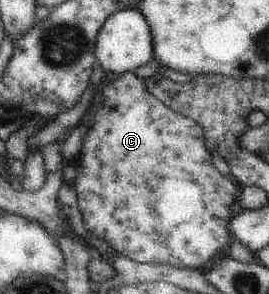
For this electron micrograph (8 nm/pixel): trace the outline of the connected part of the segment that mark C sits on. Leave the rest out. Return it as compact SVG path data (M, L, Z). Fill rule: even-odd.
M133 71L119 74L116 82L110 82L102 91L103 101L96 107L96 110L90 114L88 121L88 131L77 154L77 162L79 164L79 174L72 180L77 194L78 208L82 212L82 222L86 224L88 232L91 236L102 239L110 246L114 252L128 256L130 260L137 263L150 263L161 265L172 265L172 268L191 268L204 270L208 265L208 260L212 259L220 250L224 250L226 246L232 242L229 224L231 206L236 204L235 193L236 186L233 184L230 176L222 175L212 164L212 156L206 146L206 138L204 138L204 128L192 118L183 114L178 114L175 110L164 106L153 94L146 90L143 86L144 78L140 78Z

